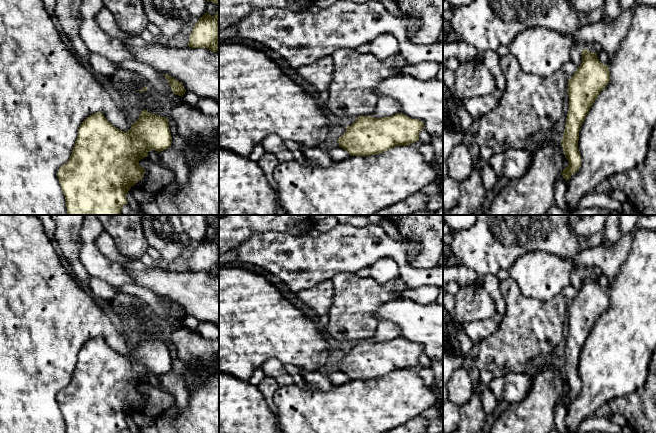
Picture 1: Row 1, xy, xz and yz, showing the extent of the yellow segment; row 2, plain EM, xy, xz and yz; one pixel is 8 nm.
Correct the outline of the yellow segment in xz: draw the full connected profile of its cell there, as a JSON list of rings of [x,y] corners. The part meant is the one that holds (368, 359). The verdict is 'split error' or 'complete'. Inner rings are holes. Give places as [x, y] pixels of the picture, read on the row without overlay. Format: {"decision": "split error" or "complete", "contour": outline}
{"decision": "complete", "contour": [[[402,337],[384,342],[359,340],[351,350],[346,350],[338,368],[351,380],[376,379],[417,366],[423,352],[422,345]]]}

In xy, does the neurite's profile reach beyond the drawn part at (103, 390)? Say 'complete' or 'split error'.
complete

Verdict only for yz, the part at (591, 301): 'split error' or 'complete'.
complete

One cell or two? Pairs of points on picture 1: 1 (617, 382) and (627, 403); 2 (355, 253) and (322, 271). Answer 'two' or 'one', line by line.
1: two
2: one

